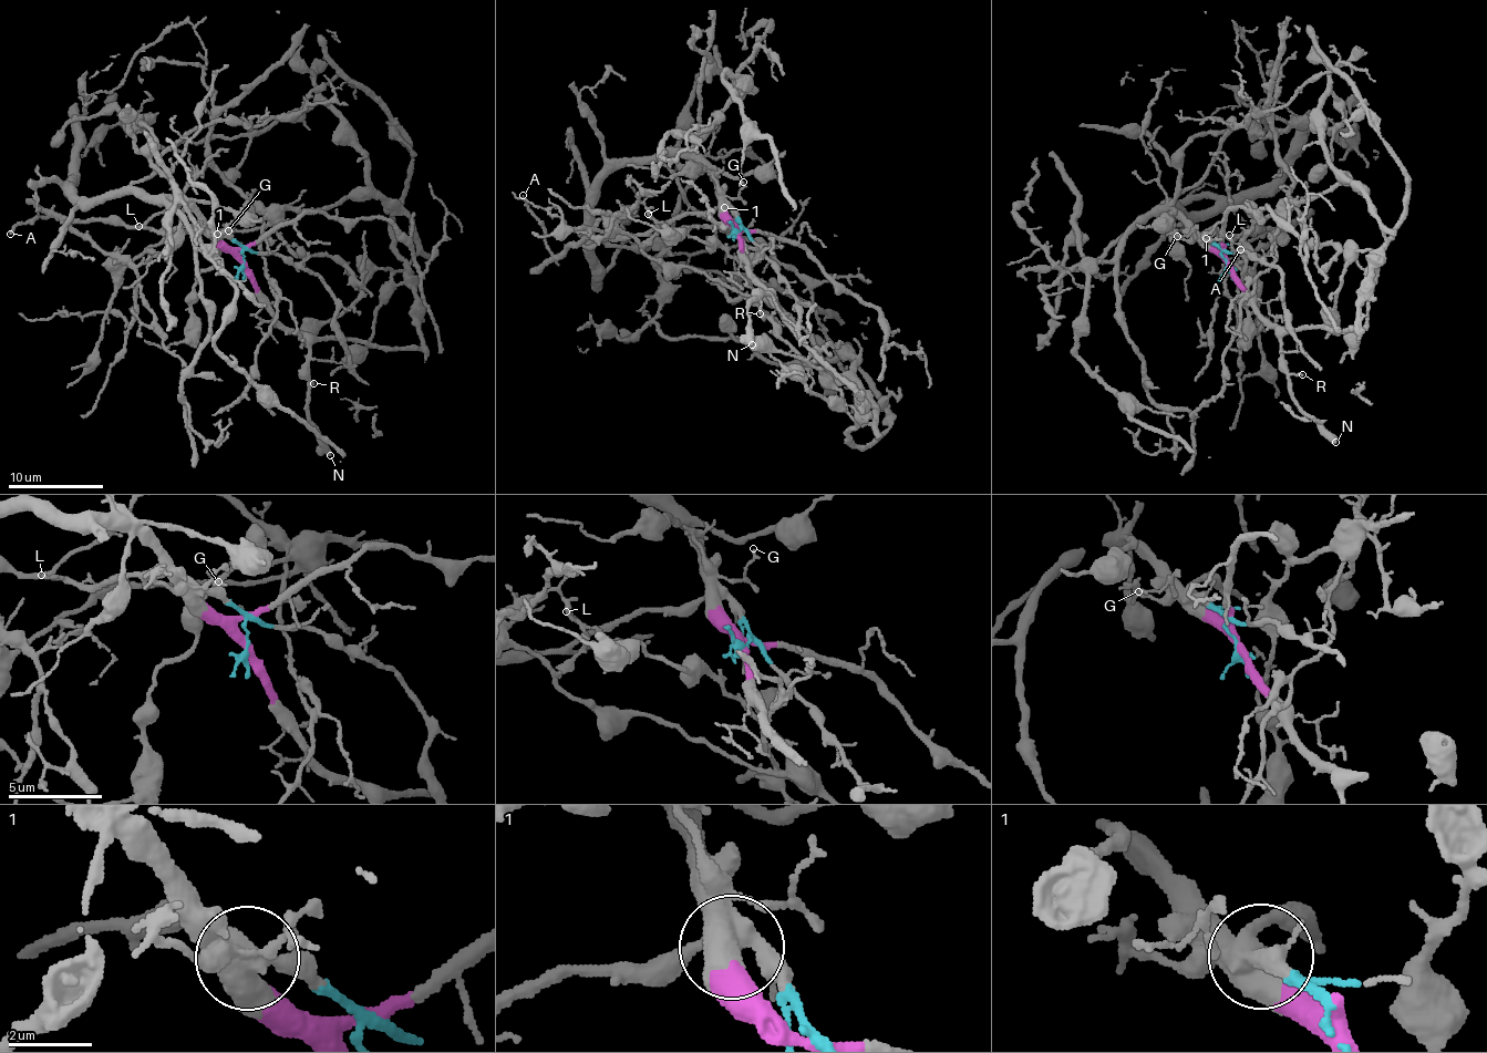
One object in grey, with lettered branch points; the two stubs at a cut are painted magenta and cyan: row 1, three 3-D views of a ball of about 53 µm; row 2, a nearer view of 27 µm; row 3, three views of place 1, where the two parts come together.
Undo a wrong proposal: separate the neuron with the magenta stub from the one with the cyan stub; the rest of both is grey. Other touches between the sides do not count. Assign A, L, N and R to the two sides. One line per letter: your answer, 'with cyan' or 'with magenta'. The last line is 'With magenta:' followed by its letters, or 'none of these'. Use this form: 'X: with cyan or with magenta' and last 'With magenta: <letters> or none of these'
A: with cyan
L: with cyan
N: with magenta
R: with magenta
With magenta: N, R

